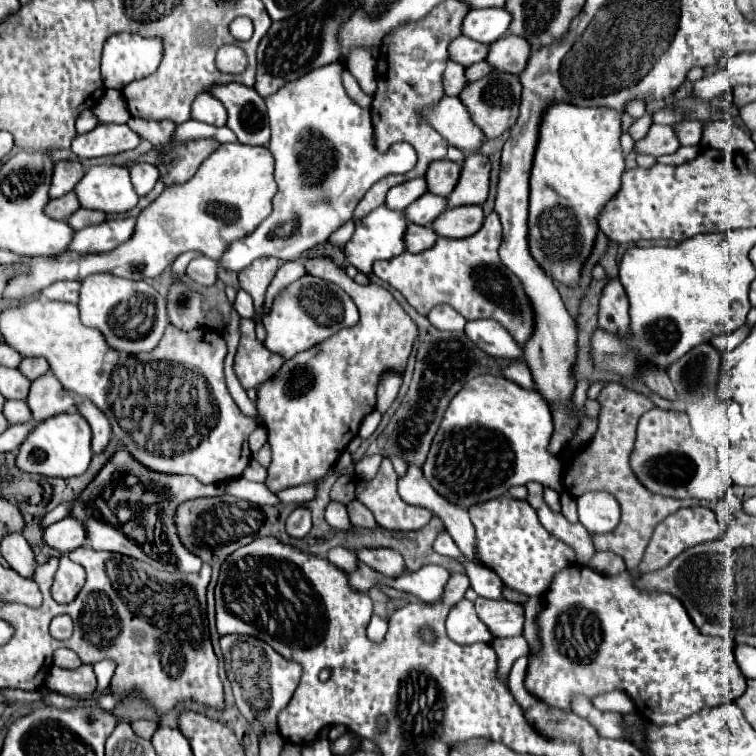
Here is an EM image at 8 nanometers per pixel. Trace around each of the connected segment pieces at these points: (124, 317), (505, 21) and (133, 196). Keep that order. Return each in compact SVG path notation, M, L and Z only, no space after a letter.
M108 272L94 274L82 280L78 308L82 324L100 330L110 348L132 356L150 352L160 342L168 326L166 300L150 284L142 280L124 280Z
M504 8L470 10L462 20L462 34L472 40L480 40L482 44L492 44L508 32L510 20L512 18Z
M92 166L76 184L74 194L82 208L102 212L128 212L136 206L138 194L130 184L130 174L122 166Z

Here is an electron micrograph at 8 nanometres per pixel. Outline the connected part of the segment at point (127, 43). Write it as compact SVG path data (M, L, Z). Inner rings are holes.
M114 34L106 40L102 50L102 78L106 88L122 90L126 84L150 76L162 60L162 44L158 38L144 38L140 34Z

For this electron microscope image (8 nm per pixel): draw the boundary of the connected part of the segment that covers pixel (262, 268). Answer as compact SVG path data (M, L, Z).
M258 258L254 260L254 264L239 272L238 281L242 290L246 290L252 300L254 300L254 322L260 318L262 310L264 310L264 298L266 298L266 290L276 274L280 266L278 258Z

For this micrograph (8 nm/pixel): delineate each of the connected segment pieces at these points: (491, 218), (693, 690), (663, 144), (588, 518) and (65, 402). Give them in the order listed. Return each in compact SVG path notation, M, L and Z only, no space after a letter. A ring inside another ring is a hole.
M492 212L484 218L482 228L470 238L438 238L438 244L426 252L402 252L402 256L396 256L394 260L376 262L374 274L400 290L404 298L424 316L438 304L450 304L454 310L462 312L466 320L498 320L512 334L512 338L524 346L532 334L532 308L520 282L502 266L498 258L500 240L502 224L498 214Z
M570 566L564 568L562 572L558 572L558 576L554 576L554 580L550 582L550 588L544 592L544 608L538 614L538 636L542 636L542 650L538 652L530 652L530 666L526 670L526 690L532 696L538 696L538 700L542 700L546 706L550 708L558 708L562 712L570 712L572 710L572 700L576 696L586 696L588 700L592 700L598 694L606 694L612 690L622 690L626 692L634 702L636 702L636 710L650 722L654 724L676 724L684 718L688 718L690 714L694 716L708 716L708 710L702 708L716 708L718 704L726 704L736 700L744 688L746 688L746 678L742 676L736 660L734 660L734 644L732 640L722 640L722 638L712 638L712 636L702 636L698 632L698 628L692 624L692 620L688 618L684 606L670 594L644 594L638 592L632 586L632 578L628 578L630 572L624 572L620 576L602 576L598 572L594 572L588 566Z
M652 124L648 134L634 144L636 154L648 154L648 156L662 156L662 154L672 154L680 148L680 142L672 130L672 126L658 126Z
M588 492L578 498L578 516L590 534L610 534L620 522L620 506L612 494Z
M46 372L44 376L32 382L26 402L36 422L42 422L62 412L74 412L76 404L72 394L66 388L62 388L62 384L52 372Z

